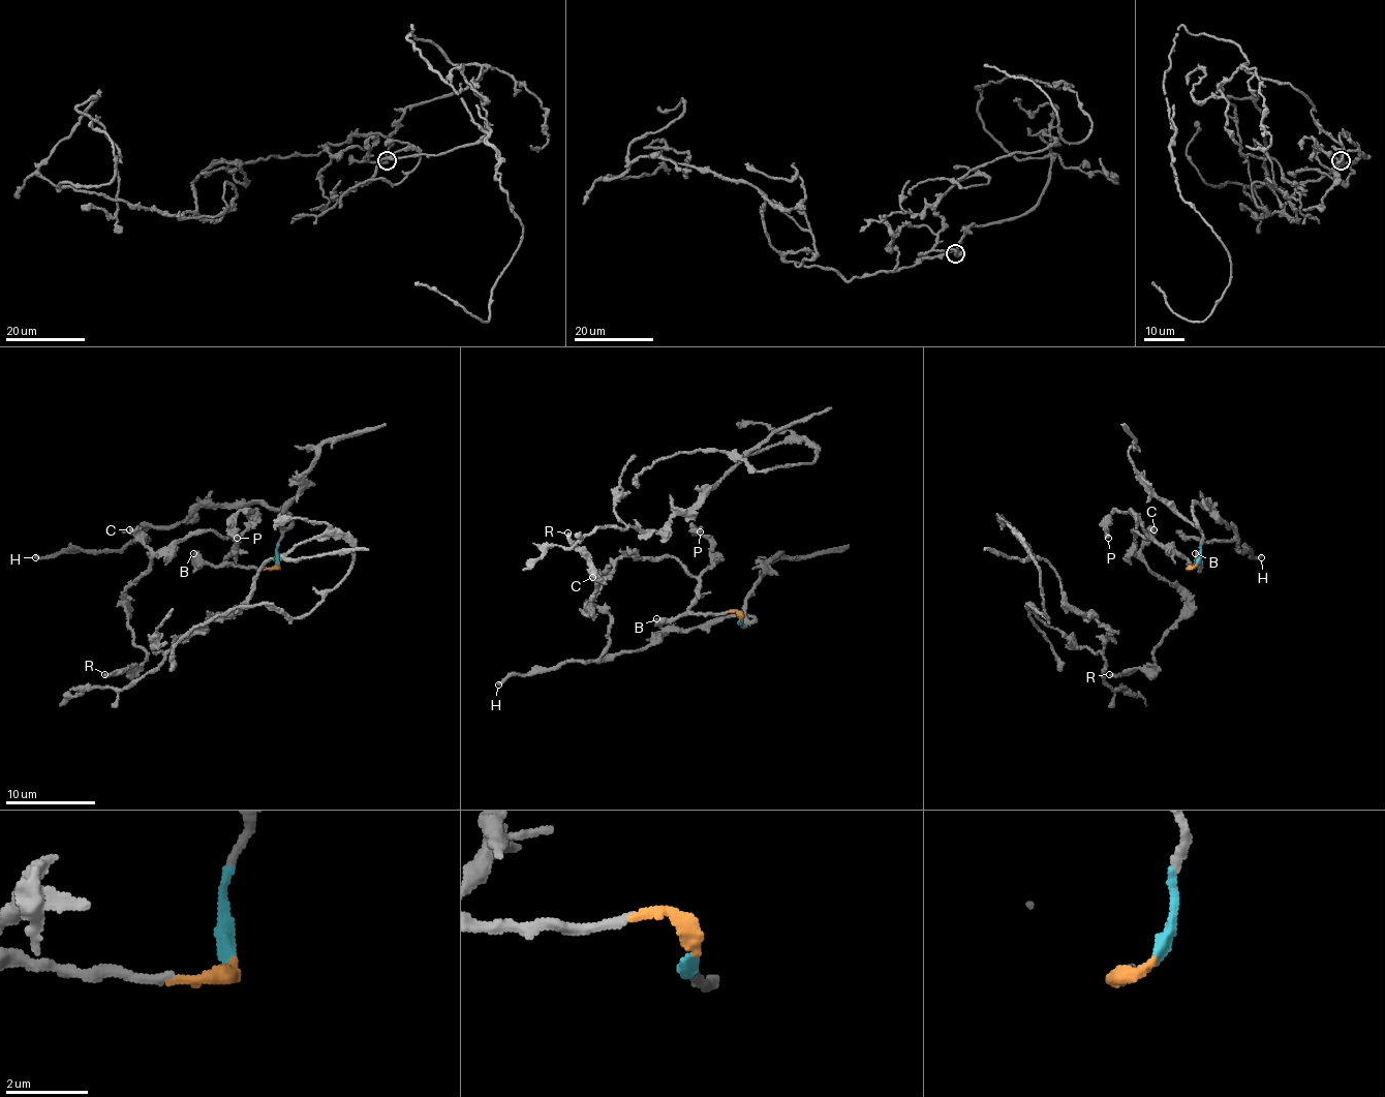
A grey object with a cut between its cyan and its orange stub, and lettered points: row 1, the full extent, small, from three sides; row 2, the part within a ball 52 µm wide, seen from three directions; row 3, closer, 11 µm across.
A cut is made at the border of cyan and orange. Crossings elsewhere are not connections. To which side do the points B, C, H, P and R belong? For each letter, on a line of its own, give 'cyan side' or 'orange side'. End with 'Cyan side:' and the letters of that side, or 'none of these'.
B: orange side
C: orange side
H: cyan side
P: orange side
R: orange side
Cyan side: H

